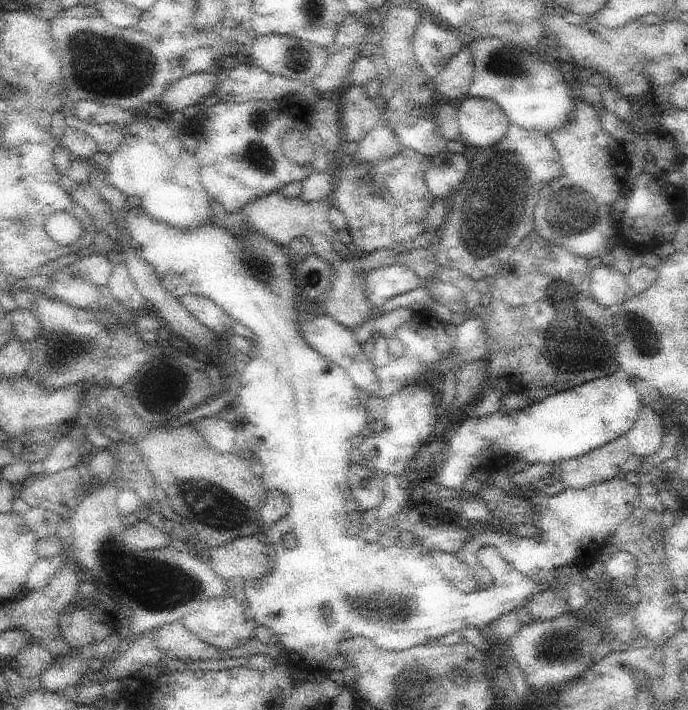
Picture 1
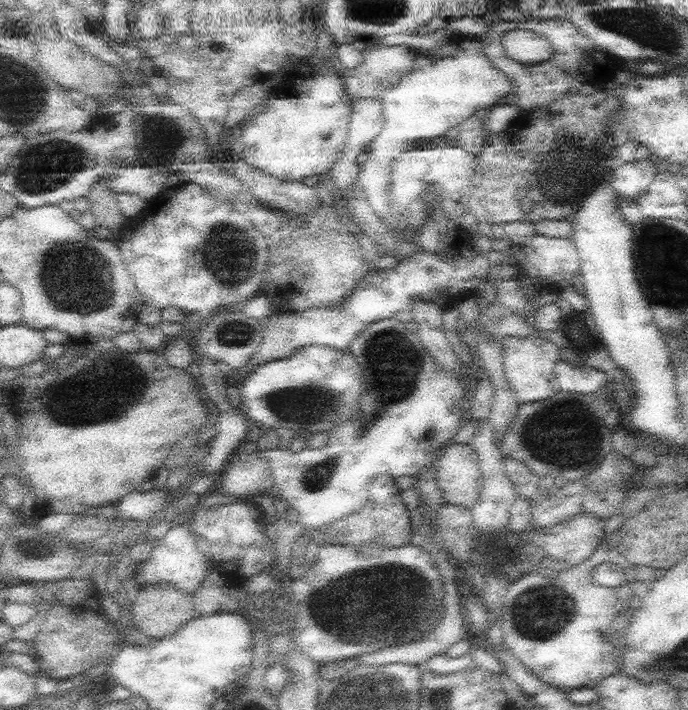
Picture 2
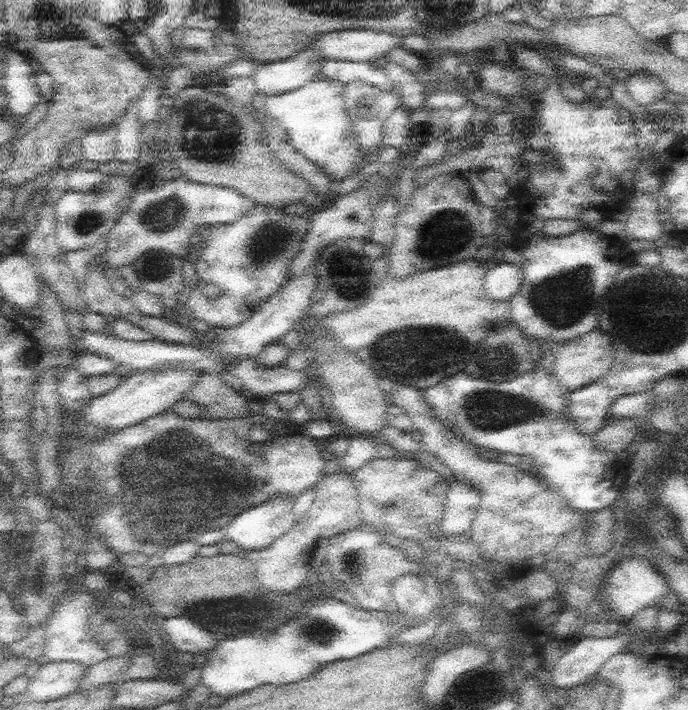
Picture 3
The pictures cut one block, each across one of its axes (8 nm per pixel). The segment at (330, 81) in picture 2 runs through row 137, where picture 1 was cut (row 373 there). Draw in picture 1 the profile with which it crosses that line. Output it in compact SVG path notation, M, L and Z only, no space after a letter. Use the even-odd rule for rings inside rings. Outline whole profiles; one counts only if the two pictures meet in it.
M138 208L138 210L128 210L124 220L126 220L126 230L130 232L132 236L132 248L136 252L140 252L140 256L152 264L152 268L156 272L158 279L162 282L162 286L168 290L171 294L174 294L178 299L182 299L185 295L199 295L209 300L212 300L217 306L220 306L234 322L237 327L243 332L252 332L258 338L259 343L257 348L254 349L252 356L244 359L241 363L240 372L235 376L234 383L238 388L239 395L236 398L236 403L241 404L246 416L239 421L239 426L242 427L244 437L246 437L246 448L244 453L249 455L253 461L257 461L264 467L264 474L261 478L263 481L263 487L267 492L272 489L280 490L288 496L288 501L291 503L289 514L284 520L276 522L274 527L269 531L269 535L263 537L264 540L271 546L272 557L274 561L271 574L271 580L266 586L259 586L260 588L252 588L250 590L250 582L244 582L244 590L248 594L248 600L250 605L248 608L252 610L254 620L258 625L270 628L274 635L279 639L279 644L286 652L286 656L289 656L288 664L290 668L300 674L308 673L309 675L318 675L320 673L330 674L333 670L343 671L345 669L346 661L342 660L344 656L341 652L341 645L349 639L354 639L354 636L366 636L370 640L374 640L380 648L387 650L404 650L404 648L410 648L410 646L416 646L416 644L426 644L430 638L442 638L444 634L449 632L460 632L463 627L474 627L477 629L484 629L490 626L491 622L498 620L504 615L509 614L515 609L524 607L533 595L539 594L541 591L547 589L557 590L562 587L567 591L569 597L571 611L582 612L585 606L586 600L590 601L592 595L588 593L581 584L575 584L567 582L565 579L556 579L555 586L552 583L543 581L537 581L536 578L531 578L521 574L517 569L514 569L508 562L504 561L504 558L500 557L500 554L493 546L484 546L478 551L478 562L484 566L486 574L492 576L492 586L488 589L479 589L474 593L464 593L457 590L452 582L448 581L448 578L442 574L438 569L438 566L434 563L433 557L430 555L430 550L426 549L423 545L416 544L412 548L404 548L400 545L394 545L392 547L384 548L380 543L368 543L365 542L360 534L360 529L363 527L364 520L359 510L357 501L351 494L351 489L347 480L347 475L351 466L351 451L354 449L352 446L352 440L357 435L360 435L363 429L367 428L367 425L371 421L369 415L369 408L366 405L361 407L360 393L361 391L354 385L354 382L350 379L350 376L336 364L329 362L324 356L321 356L316 350L313 350L308 342L303 338L303 335L299 330L299 311L298 311L298 288L295 280L295 268L297 264L292 262L292 255L287 248L274 243L272 240L260 235L254 226L246 220L246 229L240 235L232 235L228 230L222 228L222 226L216 226L216 224L208 224L208 226L202 226L202 228L196 228L196 230L176 230L164 222L156 222L152 218L148 218L148 214ZM294 536L297 541L294 549L288 549L283 542L288 541L286 538Z

